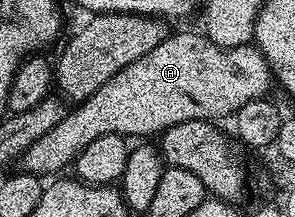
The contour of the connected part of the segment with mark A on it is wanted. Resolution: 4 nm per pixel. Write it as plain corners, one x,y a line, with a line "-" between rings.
200,32
169,33
168,38
142,56
142,60
126,64
126,68
106,80
98,92
73,105
58,128
50,128
46,136
34,140
24,153
23,173
59,175
64,172
59,170
67,166
69,169
82,148
98,140
98,136
122,134
140,140
143,134
159,136
166,128
174,128
174,124
186,124
186,120
231,119
246,104
264,98
271,86
274,86
272,69
264,53
255,45
222,48

